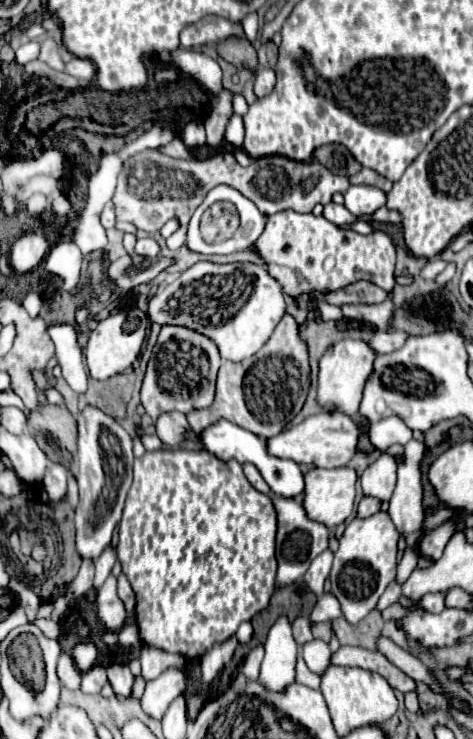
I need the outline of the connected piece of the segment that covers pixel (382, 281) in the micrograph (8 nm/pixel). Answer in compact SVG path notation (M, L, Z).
M288 210L268 216L264 232L252 246L254 254L264 260L268 274L280 284L282 292L294 300L298 300L302 294L308 294L316 314L320 314L320 310L312 292L336 292L360 280L372 282L390 292L396 284L396 246L384 232L375 230L368 236L362 236L350 228L342 230L324 216L314 216L312 212L300 214Z

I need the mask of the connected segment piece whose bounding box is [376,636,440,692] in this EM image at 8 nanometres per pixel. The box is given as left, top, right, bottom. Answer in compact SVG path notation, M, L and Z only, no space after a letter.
M380 636L376 644L378 644L378 650L380 650L394 666L398 666L402 672L406 672L412 680L416 680L416 682L426 682L426 684L430 684L436 692L440 692L440 686L438 686L436 682L432 682L428 668L426 668L416 656L412 656L410 652L398 648L398 646L396 646L390 638L386 638L386 636Z

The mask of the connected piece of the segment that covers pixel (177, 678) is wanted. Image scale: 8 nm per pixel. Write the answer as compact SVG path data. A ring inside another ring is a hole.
M178 668L164 670L158 678L146 682L146 690L140 698L142 710L154 718L160 720L166 712L166 708L172 704L176 696L180 696L186 688L186 674Z

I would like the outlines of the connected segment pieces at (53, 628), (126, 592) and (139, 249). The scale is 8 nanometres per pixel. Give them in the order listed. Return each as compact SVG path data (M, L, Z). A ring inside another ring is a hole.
M36 618L34 620L34 624L42 630L42 634L44 636L48 636L48 638L58 638L60 636L60 626L56 624L56 622L52 622L52 620L46 620L46 618Z
M124 574L118 576L118 596L124 602L126 612L128 614L134 614L134 604L136 604L134 602L134 592L132 592L132 588L130 588L130 584L128 584L128 580L126 580Z
M138 238L134 244L134 252L140 256L156 256L160 252L160 246L154 238Z

